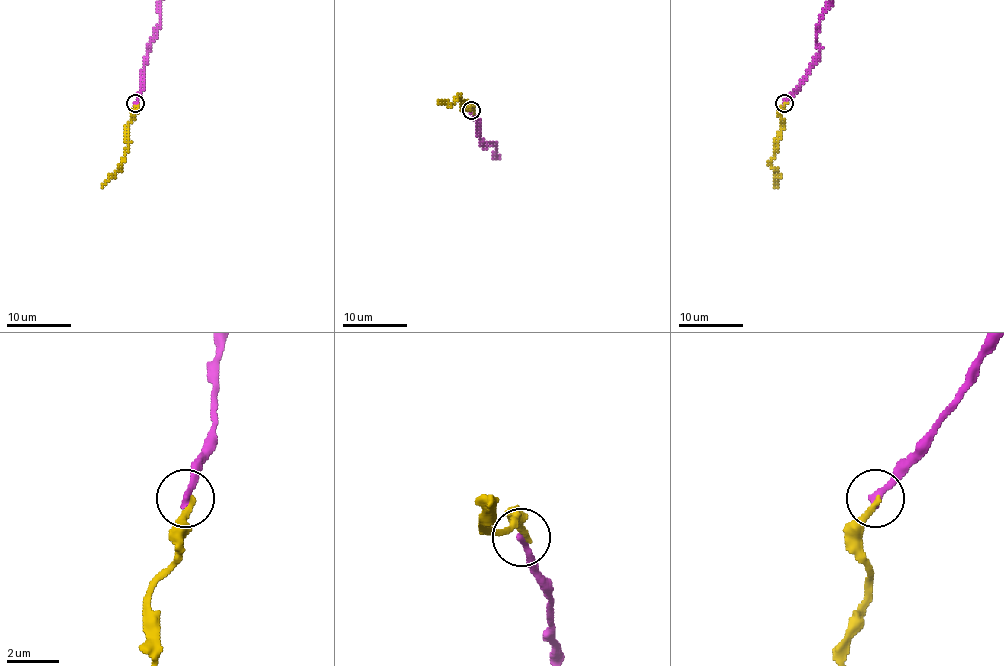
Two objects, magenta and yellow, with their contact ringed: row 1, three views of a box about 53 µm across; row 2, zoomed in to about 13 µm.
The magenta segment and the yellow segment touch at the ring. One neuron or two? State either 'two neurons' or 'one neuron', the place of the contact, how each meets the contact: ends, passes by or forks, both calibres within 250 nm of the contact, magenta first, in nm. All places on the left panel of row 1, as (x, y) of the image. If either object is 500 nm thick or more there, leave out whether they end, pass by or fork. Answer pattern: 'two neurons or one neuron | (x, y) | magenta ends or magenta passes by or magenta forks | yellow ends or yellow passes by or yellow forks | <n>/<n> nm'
two neurons | (135, 103) | magenta ends | yellow ends | 300/240 nm

